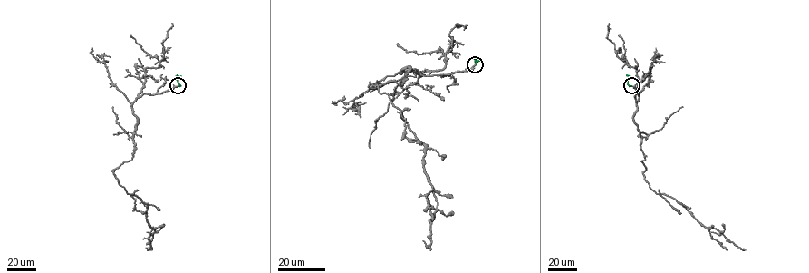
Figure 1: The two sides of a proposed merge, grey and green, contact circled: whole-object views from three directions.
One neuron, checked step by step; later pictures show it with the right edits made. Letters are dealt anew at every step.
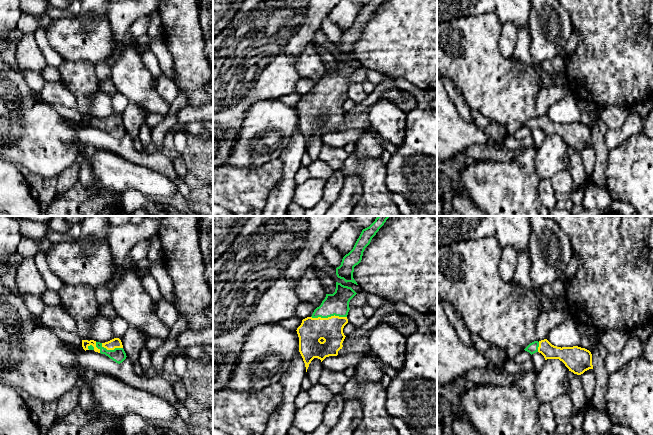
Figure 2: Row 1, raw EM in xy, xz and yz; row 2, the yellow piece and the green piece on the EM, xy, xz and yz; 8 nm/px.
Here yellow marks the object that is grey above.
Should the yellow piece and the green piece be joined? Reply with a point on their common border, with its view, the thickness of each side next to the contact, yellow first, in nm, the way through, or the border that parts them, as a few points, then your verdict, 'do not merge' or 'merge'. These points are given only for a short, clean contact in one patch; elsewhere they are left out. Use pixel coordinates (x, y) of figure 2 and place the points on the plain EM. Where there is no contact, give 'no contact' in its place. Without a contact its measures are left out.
meets yellow in xz at (329, 93); 200 nm thick on the yellow side, 180 nm on the other; runs through xz (310, 108), (329, 93), (337, 80); merge

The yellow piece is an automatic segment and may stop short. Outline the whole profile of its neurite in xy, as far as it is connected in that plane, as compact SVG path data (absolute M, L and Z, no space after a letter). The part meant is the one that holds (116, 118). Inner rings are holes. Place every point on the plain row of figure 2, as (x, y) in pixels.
M114 114L105 119L94 116L82 116L82 123L85 127L94 126L95 128L105 130L118 140L122 139L127 133L119 114Z

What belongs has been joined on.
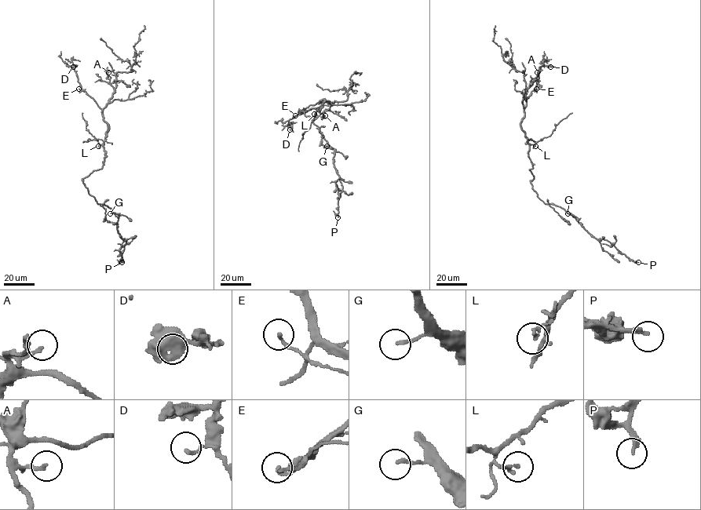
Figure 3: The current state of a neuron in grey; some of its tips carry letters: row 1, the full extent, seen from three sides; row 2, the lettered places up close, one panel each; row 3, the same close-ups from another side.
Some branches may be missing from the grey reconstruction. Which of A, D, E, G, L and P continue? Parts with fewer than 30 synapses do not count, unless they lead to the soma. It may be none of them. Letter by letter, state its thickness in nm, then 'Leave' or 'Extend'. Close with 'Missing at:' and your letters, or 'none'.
A: Thickness 140 nm. Leave
D: Thickness 120 nm. Leave
E: Thickness 140 nm. Leave
G: Thickness 150 nm. Leave
L: Thickness 160 nm. Leave
P: Thickness 180 nm. Extend
Missing at: P

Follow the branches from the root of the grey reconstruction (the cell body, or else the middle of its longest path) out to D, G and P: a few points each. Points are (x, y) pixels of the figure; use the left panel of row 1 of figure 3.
D: (102, 167), (107, 125), (102, 110), (82, 89), (72, 64), (75, 66), (73, 67)
G: (102, 167), (82, 180), (98, 204), (103, 204), (111, 209), (110, 213)
P: (102, 167), (82, 180), (98, 204), (105, 205), (118, 215), (117, 231), (126, 241), (122, 262)

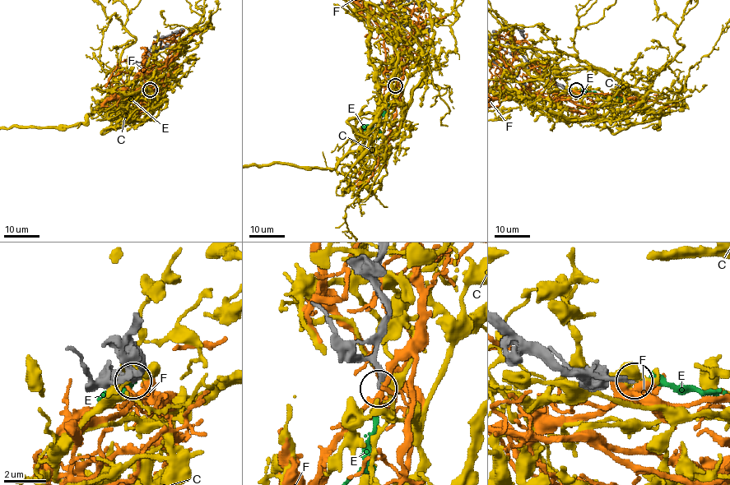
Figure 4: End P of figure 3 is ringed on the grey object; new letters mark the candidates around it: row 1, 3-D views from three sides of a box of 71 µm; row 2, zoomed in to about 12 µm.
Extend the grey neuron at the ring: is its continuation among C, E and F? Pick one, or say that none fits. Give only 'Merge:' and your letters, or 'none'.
Merge: E

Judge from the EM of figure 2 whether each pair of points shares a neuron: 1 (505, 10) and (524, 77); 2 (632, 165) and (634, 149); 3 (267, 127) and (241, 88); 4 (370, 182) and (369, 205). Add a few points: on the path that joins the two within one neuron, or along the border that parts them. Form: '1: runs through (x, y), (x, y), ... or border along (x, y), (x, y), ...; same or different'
1: border along (479, 14), (493, 12), (501, 25); different
2: runs through (634, 161), (634, 153); same
3: border along (276, 99), (256, 101), (247, 109), (240, 125); different
4: runs through (370, 188), (370, 199); same

